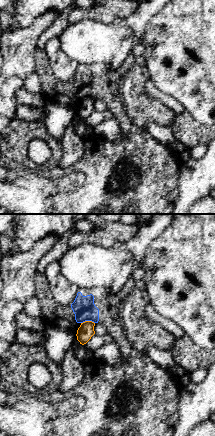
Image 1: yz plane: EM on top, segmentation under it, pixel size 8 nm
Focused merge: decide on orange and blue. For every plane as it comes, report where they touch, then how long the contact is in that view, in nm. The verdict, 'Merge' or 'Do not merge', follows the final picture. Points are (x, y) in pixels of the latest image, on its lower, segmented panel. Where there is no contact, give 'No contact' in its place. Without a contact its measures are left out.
Touches orange at (87, 321). Shared border 110 nm

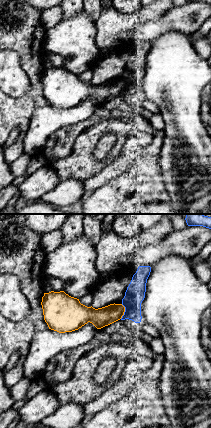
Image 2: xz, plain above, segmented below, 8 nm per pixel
Touches orange at (124, 311). Shared border 120 nm

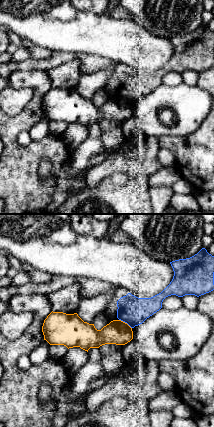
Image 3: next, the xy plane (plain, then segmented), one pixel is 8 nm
Touches orange at (124, 322). Shared border 130 nm

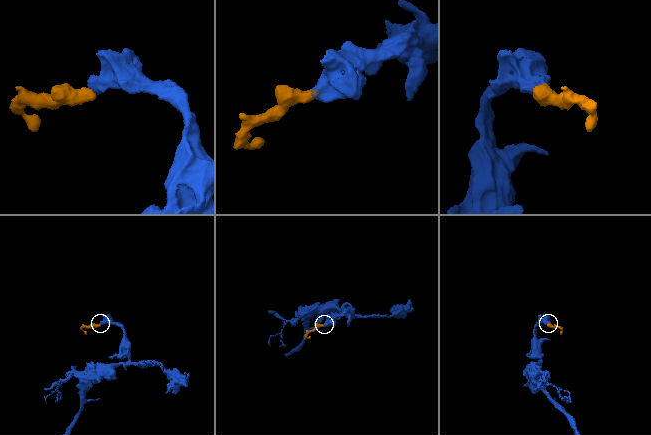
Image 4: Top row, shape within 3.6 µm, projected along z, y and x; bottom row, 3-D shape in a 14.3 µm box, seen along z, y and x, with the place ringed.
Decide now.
Do not merge

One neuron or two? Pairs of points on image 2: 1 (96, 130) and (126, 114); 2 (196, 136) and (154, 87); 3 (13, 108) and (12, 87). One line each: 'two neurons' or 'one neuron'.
1: two neurons
2: one neuron
3: two neurons

